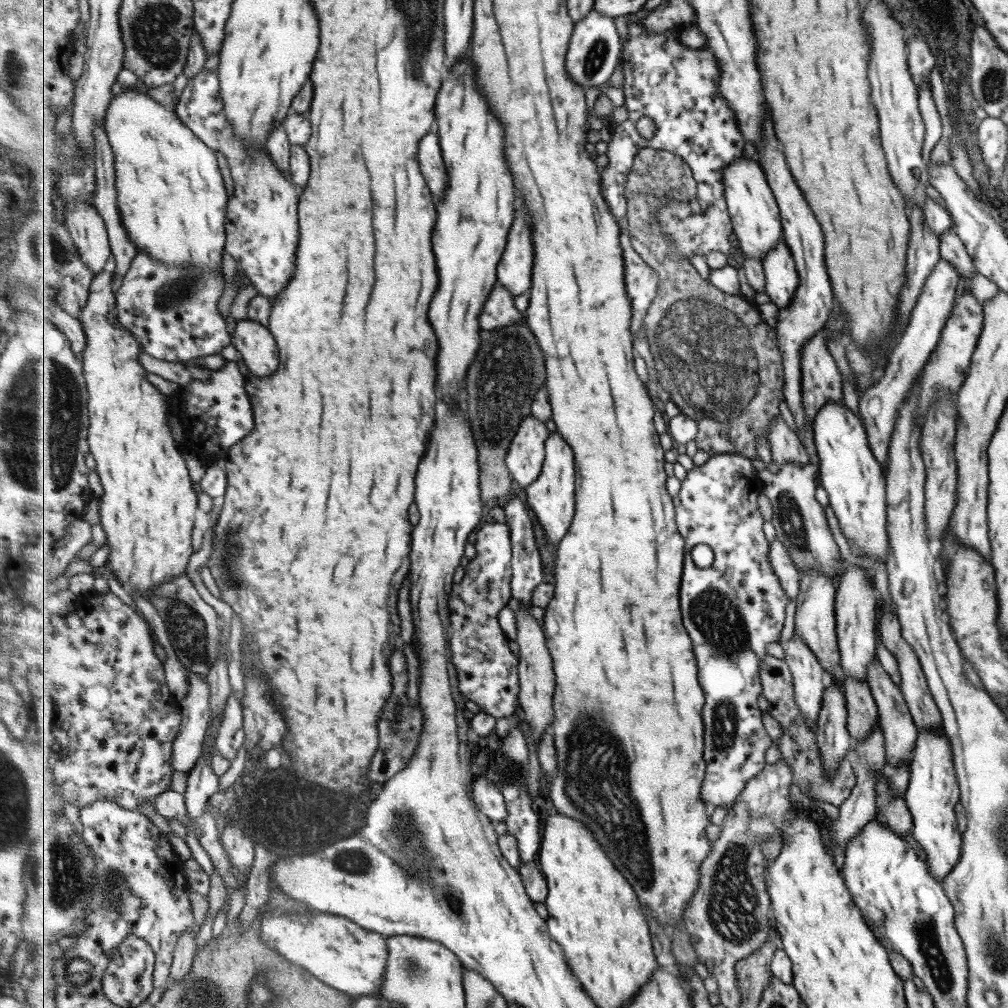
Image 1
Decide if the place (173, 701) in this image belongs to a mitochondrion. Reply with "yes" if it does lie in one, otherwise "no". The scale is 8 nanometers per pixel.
no

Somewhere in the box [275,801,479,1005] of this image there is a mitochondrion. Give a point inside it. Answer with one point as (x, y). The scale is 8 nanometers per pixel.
(413, 967)

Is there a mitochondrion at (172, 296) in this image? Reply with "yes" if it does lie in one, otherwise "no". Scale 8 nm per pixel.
yes

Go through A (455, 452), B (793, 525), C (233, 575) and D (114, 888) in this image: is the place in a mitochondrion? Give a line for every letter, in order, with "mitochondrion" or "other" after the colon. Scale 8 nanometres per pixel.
A: other
B: mitochondrion
C: mitochondrion
D: mitochondrion

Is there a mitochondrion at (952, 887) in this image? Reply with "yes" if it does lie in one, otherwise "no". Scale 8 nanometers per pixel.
no

